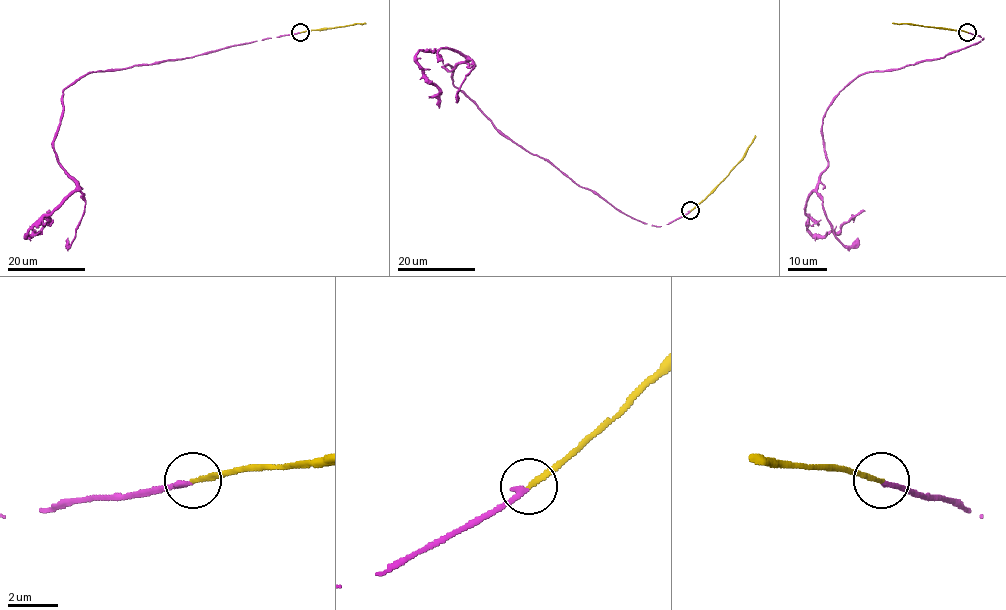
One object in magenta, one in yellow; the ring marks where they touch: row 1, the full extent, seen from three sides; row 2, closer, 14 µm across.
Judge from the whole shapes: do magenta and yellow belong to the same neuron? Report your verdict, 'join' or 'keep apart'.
join

